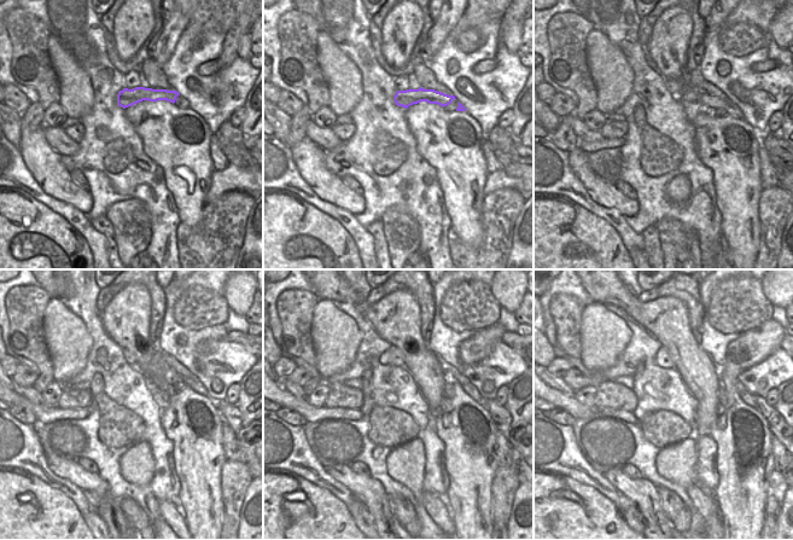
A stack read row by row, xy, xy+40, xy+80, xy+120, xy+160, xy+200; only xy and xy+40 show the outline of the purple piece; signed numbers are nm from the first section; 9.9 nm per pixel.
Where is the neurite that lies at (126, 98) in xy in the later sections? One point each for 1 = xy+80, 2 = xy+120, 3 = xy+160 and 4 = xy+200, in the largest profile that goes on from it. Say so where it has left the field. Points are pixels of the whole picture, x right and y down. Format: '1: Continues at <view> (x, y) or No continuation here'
1: Continues at xy+80 (689, 94)
2: Continues at xy+120 (192, 381)
3: Continues at xy+160 (452, 371)
4: Continues at xy+200 (744, 394)

